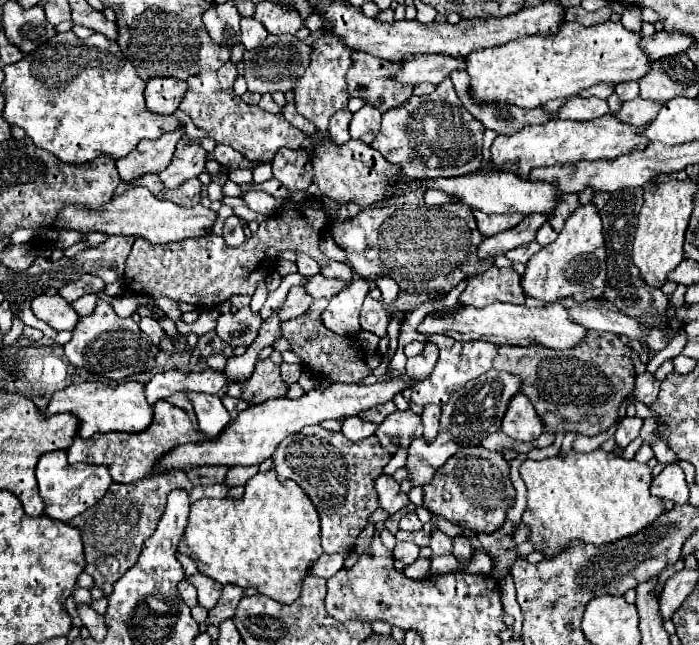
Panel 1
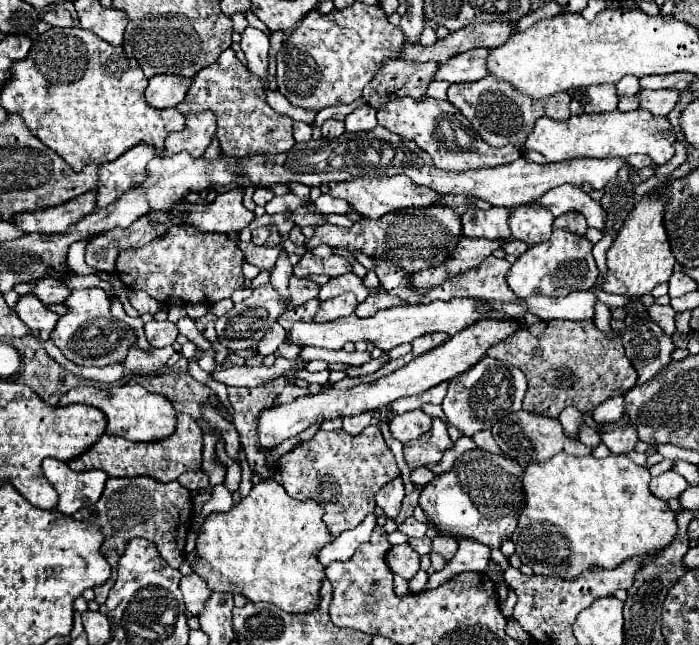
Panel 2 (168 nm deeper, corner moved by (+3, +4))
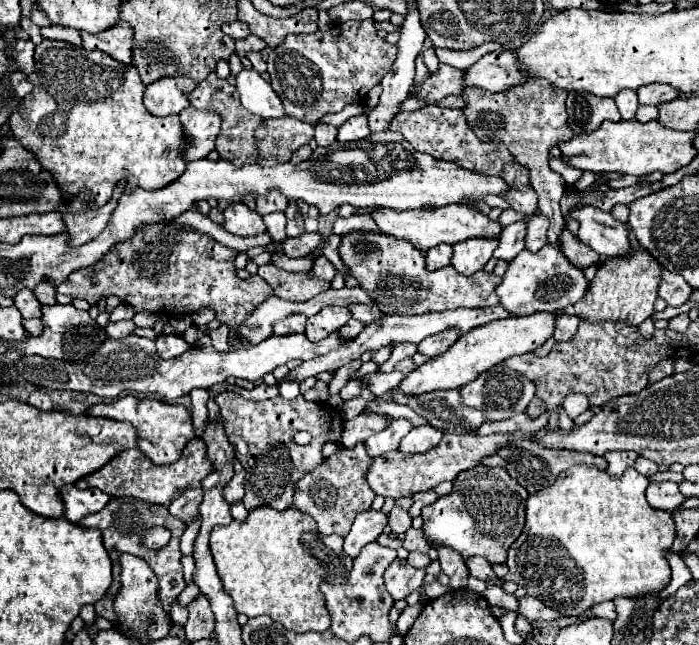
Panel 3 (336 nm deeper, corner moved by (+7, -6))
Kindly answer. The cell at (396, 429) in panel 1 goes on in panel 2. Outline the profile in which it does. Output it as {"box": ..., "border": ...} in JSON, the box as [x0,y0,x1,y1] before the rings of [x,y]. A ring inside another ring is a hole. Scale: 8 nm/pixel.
{"box":[389,411,431,443],"border":[[[413,411],[413,413],[403,413],[397,415],[395,419],[391,419],[389,427],[395,439],[399,439],[401,443],[407,443],[411,439],[421,437],[423,433],[427,433],[431,429],[431,417],[425,415],[423,411]]]}

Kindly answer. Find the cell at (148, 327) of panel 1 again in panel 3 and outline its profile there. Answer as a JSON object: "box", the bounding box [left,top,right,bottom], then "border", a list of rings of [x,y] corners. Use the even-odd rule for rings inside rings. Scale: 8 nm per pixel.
{"box":[155,333,191,359],"border":[[[165,333],[157,335],[155,345],[157,345],[157,353],[161,359],[175,359],[175,357],[183,355],[187,349],[191,349],[191,345],[183,337],[165,335]]]}

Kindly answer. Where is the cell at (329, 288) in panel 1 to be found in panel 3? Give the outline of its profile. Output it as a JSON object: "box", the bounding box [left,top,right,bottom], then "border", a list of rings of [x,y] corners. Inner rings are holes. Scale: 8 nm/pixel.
{"box":[349,303,379,323],"border":[[[355,303],[355,305],[349,305],[349,309],[351,309],[351,313],[353,313],[353,319],[359,319],[359,321],[363,321],[363,323],[371,323],[371,321],[379,319],[379,311],[377,311],[375,307]]]}

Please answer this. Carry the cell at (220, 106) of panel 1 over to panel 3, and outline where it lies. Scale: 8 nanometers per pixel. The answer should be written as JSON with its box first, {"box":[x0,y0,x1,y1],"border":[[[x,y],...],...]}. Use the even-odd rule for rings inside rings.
{"box":[189,73,265,165],"border":[[[209,73],[209,77],[205,81],[201,81],[189,95],[189,103],[195,109],[203,109],[203,111],[215,111],[221,117],[221,135],[215,141],[215,149],[221,157],[241,165],[241,163],[257,163],[257,155],[259,149],[255,145],[255,129],[261,127],[261,123],[265,123],[261,117],[249,113],[245,107],[241,107],[237,89],[233,85],[229,85],[225,79],[219,79],[217,73]]]}

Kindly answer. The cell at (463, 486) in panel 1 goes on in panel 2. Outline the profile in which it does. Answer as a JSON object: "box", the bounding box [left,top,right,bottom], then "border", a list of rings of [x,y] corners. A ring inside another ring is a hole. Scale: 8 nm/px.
{"box":[419,449,523,547],"border":[[[481,449],[467,451],[455,461],[455,467],[451,471],[437,475],[429,485],[421,489],[419,505],[425,511],[427,521],[435,525],[441,535],[475,539],[487,547],[501,547],[505,539],[511,539],[511,533],[517,527],[517,515],[523,507],[521,477],[523,477],[523,467],[517,465],[517,461],[513,459],[507,459],[503,455],[493,455]]]}

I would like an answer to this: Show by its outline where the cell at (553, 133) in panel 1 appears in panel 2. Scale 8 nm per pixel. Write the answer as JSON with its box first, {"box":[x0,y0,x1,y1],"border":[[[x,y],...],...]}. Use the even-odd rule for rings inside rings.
{"box":[525,109,675,167],"border":[[[645,109],[637,111],[611,111],[611,113],[593,113],[593,115],[577,115],[567,121],[553,121],[549,117],[541,117],[533,131],[529,133],[529,139],[525,143],[525,149],[539,151],[549,163],[555,161],[569,161],[577,157],[595,157],[595,159],[609,159],[609,157],[629,157],[635,153],[643,153],[651,157],[653,167],[665,165],[675,149],[675,135],[665,135],[665,131],[671,131],[671,123],[667,117],[655,117]]]}

